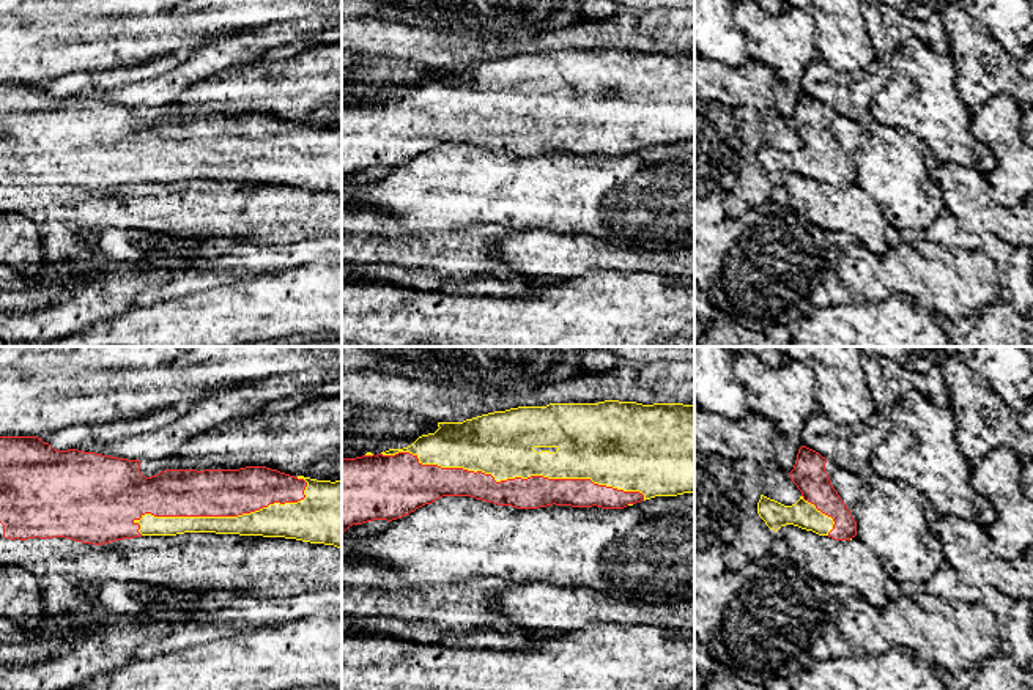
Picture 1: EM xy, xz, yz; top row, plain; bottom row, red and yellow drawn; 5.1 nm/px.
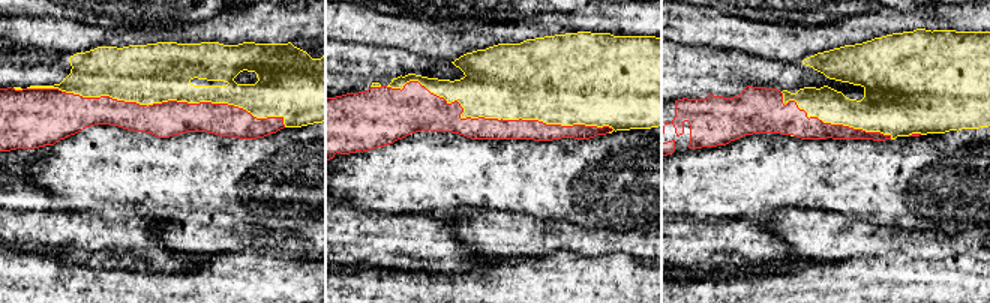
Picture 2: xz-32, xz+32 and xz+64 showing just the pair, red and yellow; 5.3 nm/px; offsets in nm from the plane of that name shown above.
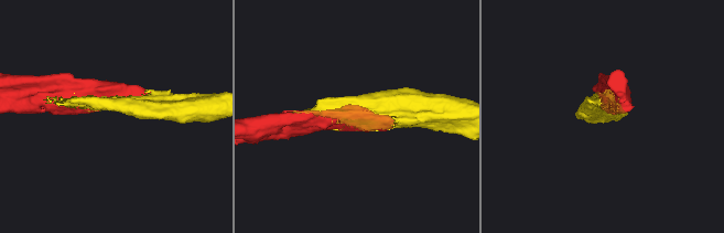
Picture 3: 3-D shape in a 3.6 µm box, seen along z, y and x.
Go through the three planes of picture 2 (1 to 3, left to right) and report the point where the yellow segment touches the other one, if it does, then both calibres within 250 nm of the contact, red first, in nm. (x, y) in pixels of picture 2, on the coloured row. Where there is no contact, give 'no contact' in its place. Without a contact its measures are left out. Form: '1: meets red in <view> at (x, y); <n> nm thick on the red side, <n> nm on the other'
1: meets red in xz-32 at (159, 104); 190 nm thick on the red side, 320 nm on the other
2: meets red in xz+32 at (495, 119); 130 nm thick on the red side, 420 nm on the other
3: meets red in xz+64 at (830, 123); 160 nm thick on the red side, 200 nm on the other

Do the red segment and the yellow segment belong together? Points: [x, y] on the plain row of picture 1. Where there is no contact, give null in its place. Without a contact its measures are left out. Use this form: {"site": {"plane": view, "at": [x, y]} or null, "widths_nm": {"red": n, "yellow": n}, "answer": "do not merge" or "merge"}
{"site": {"plane": "xz", "at": [515, 125]}, "widths_nm": {"red": 160, "yellow": 320}, "answer": "merge"}

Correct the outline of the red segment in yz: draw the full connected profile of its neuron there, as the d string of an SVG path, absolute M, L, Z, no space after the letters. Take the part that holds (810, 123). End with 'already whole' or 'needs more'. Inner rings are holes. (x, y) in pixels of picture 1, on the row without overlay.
M802 93L794 117L792 129L802 139L800 147L784 153L761 142L757 161L775 180L786 172L794 172L835 187L852 187L857 183L857 169L833 135L825 118L827 106Z; needs more

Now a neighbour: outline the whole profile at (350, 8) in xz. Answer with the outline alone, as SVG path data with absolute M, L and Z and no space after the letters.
M342 0L343 17L394 20L488 41L579 24L581 0Z

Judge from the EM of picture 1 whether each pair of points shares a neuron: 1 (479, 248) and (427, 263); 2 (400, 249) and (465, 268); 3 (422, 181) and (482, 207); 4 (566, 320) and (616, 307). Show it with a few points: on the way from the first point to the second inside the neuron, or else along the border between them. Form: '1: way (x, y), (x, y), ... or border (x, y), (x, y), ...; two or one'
1: way (466, 260), (440, 260); one
2: way (416, 260), (449, 260); one
3: way (436, 188), (463, 188), (468, 192); one
4: way (578, 319), (603, 307); one

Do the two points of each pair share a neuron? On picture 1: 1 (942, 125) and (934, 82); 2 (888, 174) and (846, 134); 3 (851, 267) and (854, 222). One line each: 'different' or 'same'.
1: same
2: same
3: different

